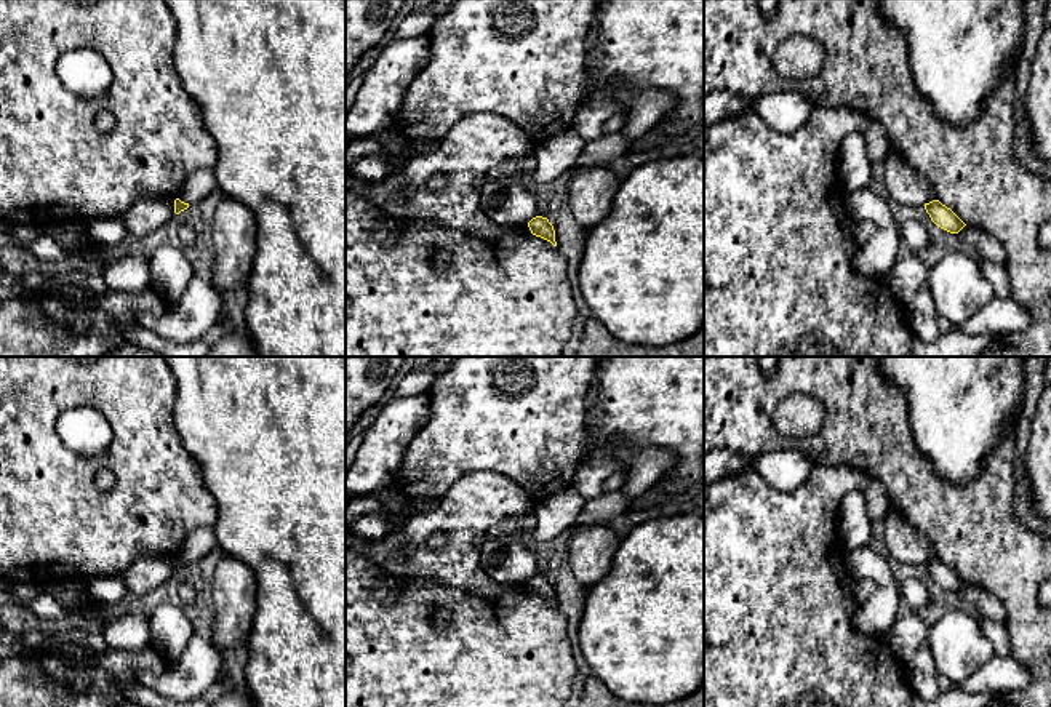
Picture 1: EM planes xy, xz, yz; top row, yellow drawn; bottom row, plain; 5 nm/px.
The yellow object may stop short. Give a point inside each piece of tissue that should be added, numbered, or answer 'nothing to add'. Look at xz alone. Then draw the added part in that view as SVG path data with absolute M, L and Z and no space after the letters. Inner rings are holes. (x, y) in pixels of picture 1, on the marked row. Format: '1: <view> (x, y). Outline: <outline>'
nothing to add

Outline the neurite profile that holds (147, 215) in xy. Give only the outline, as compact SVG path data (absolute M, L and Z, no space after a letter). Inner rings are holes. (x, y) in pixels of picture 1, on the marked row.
M141 197L123 214L123 222L131 237L141 238L152 234L176 216L174 198L166 197Z

